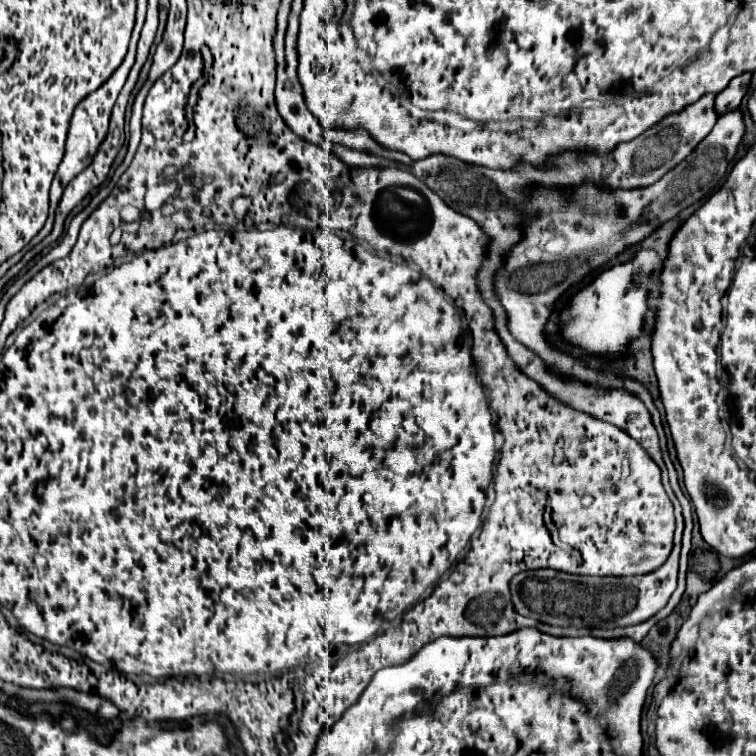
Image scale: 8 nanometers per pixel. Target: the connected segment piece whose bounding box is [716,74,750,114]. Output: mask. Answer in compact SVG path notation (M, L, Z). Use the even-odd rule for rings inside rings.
M742 74L738 78L734 78L718 96L716 96L716 112L724 114L728 110L736 110L748 90L748 82L750 82L750 74Z

